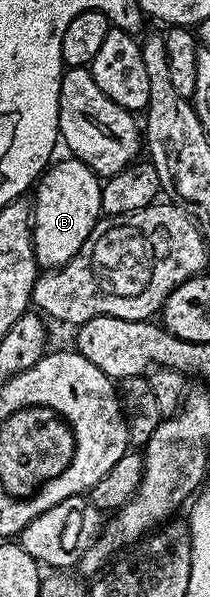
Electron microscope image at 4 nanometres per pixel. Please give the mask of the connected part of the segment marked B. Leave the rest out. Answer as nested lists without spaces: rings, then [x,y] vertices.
[[[74,159],[66,160],[56,160],[40,176],[33,189],[35,197],[33,196],[31,238],[35,248],[35,261],[43,271],[59,269],[69,263],[69,259],[81,251],[81,243],[89,239],[89,231],[93,231],[95,222],[101,216],[103,187],[99,174],[94,173],[85,163]]]

